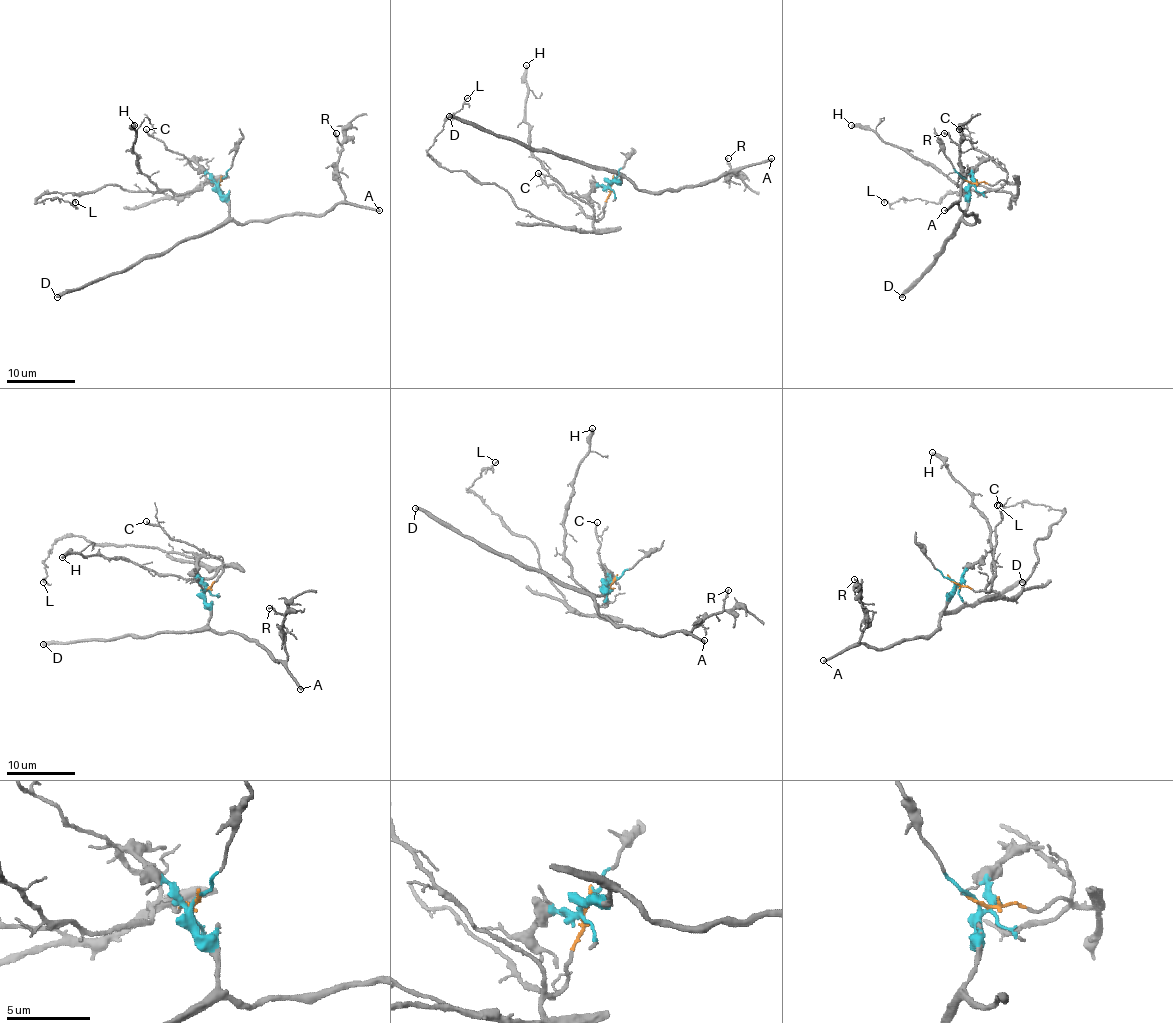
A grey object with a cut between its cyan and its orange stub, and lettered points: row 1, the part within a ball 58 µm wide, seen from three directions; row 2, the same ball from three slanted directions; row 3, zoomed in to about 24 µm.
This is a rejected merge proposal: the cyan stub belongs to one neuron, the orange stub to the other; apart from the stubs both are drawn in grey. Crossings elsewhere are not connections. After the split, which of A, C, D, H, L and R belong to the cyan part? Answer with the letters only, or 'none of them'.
A, D, R

